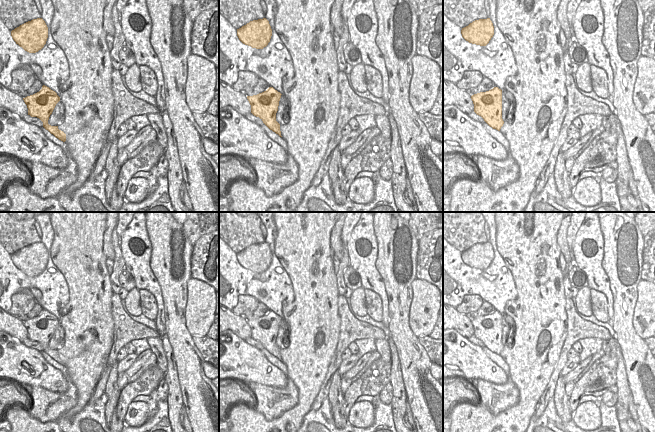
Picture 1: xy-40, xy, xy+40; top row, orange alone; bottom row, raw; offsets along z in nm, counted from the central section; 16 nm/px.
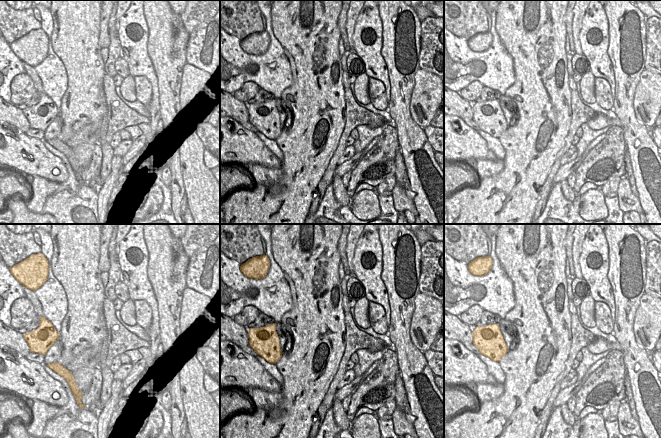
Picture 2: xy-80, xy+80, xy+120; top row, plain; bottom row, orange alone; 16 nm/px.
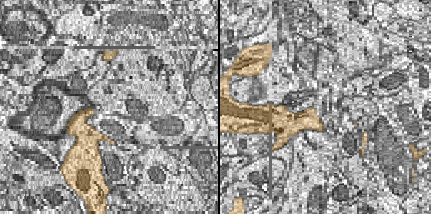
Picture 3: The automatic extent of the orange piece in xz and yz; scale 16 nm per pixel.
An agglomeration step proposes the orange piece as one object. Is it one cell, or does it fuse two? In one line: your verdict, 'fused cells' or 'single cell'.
single cell

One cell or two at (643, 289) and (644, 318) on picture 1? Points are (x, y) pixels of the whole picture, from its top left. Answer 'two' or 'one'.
one

